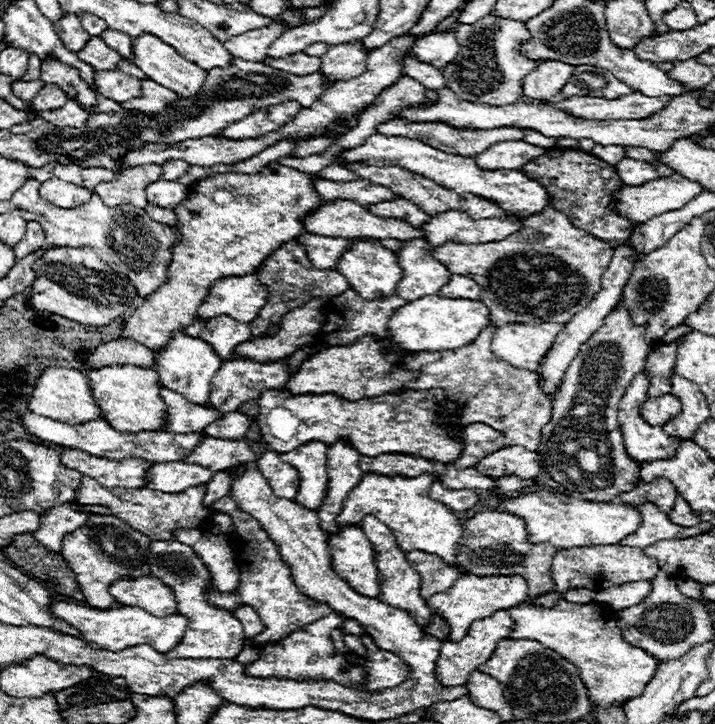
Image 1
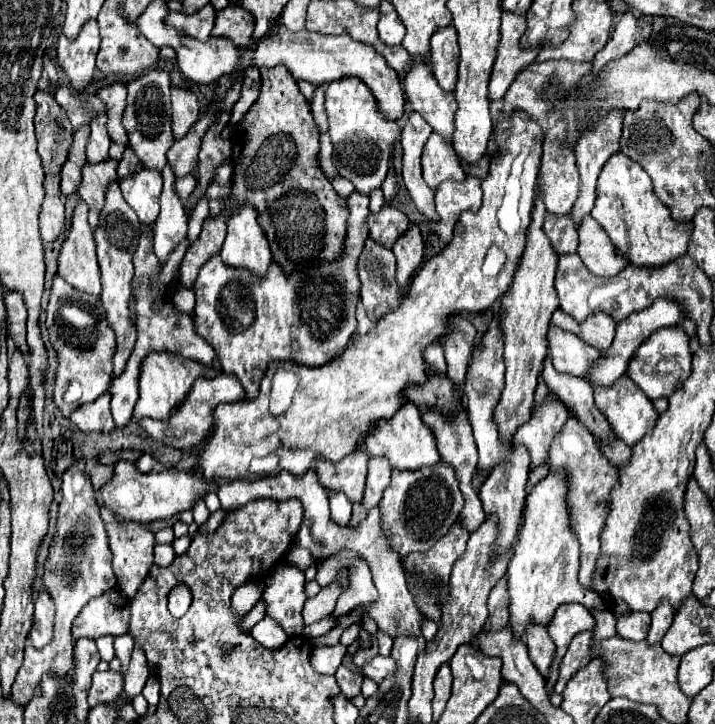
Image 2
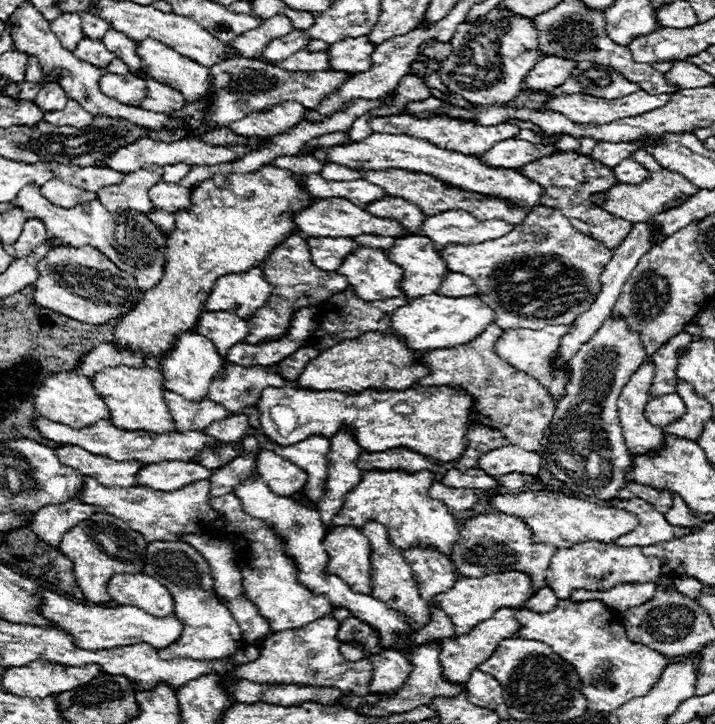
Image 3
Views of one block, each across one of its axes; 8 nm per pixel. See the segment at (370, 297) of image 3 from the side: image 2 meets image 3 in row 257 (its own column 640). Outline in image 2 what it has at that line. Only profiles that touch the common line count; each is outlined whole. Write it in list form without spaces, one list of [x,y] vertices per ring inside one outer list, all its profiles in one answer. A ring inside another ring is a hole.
[[[670,326],[658,330],[658,334],[650,336],[640,348],[638,354],[630,360],[628,376],[644,390],[644,394],[654,398],[668,398],[678,384],[684,384],[692,372],[692,352],[690,352],[690,336],[684,332],[684,328]]]

